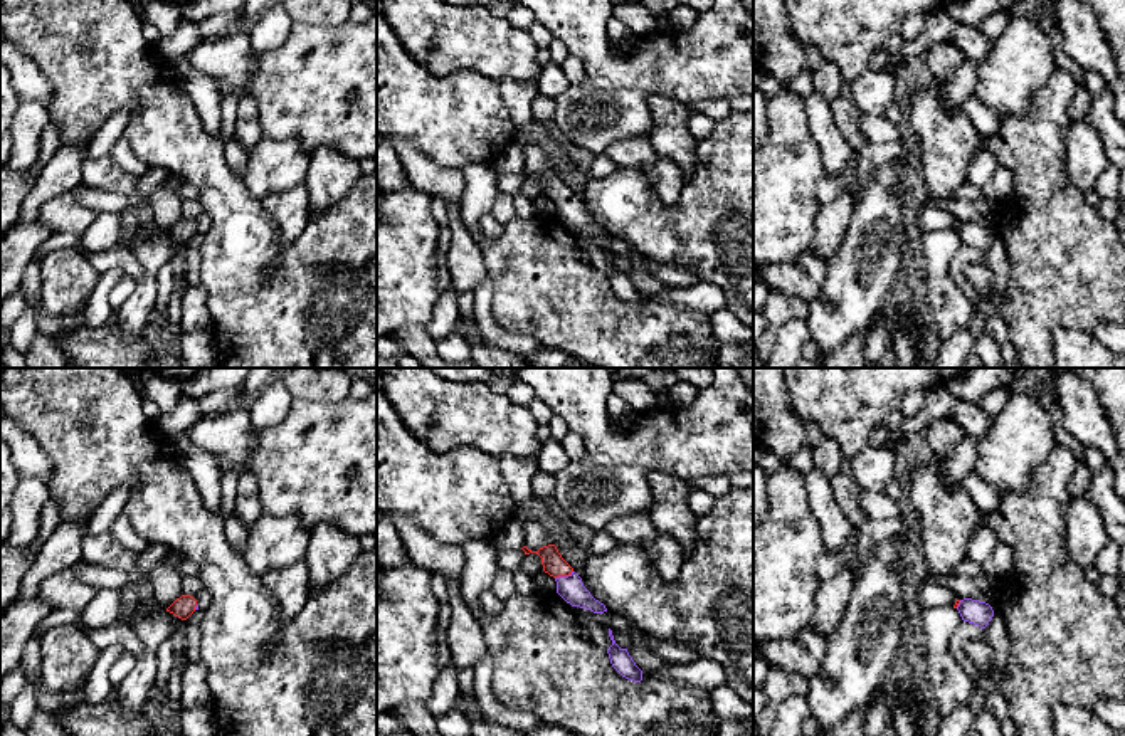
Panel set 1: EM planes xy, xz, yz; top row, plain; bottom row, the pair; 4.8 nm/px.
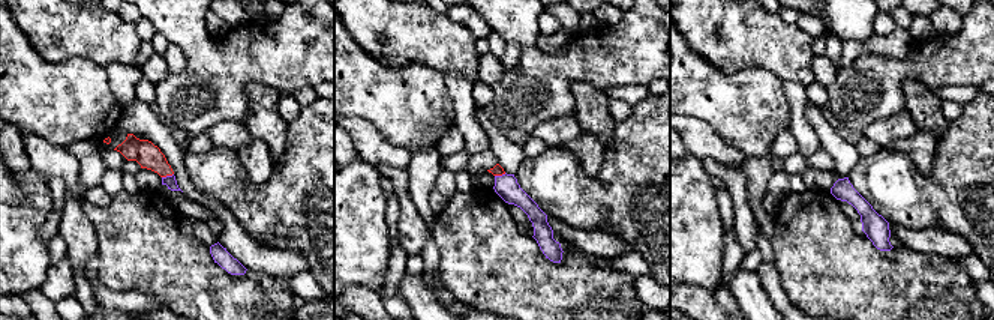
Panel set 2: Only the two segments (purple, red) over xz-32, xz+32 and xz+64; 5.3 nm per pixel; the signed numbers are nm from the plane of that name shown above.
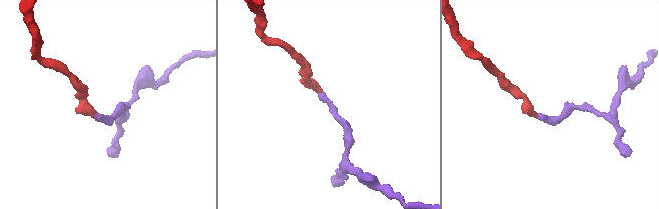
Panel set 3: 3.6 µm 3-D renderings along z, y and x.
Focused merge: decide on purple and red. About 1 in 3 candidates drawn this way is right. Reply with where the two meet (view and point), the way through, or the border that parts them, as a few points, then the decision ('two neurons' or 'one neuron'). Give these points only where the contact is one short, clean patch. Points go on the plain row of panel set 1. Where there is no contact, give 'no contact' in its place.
xz (564, 200) | across xz (570, 212), (564, 200), (554, 187) | one neuron

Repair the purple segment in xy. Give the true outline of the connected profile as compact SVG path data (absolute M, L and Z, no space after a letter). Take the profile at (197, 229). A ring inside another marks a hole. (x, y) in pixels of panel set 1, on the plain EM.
M182 218L166 232L166 235L182 244L187 244L195 234L198 234L198 229L197 223L190 218Z

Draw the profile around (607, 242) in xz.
M573 230L573 234L575 234L575 237L585 239L610 254L619 254L619 255L627 257L631 260L629 245L617 237L612 237L612 235L594 237L594 235L590 235L587 232L580 232L580 230Z

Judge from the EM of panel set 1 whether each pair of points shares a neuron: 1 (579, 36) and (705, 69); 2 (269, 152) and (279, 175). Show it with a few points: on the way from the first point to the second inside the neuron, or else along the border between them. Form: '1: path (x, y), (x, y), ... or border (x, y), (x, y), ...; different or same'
1: path (611, 68), (673, 69); same
2: path (269, 157), (278, 170); same

